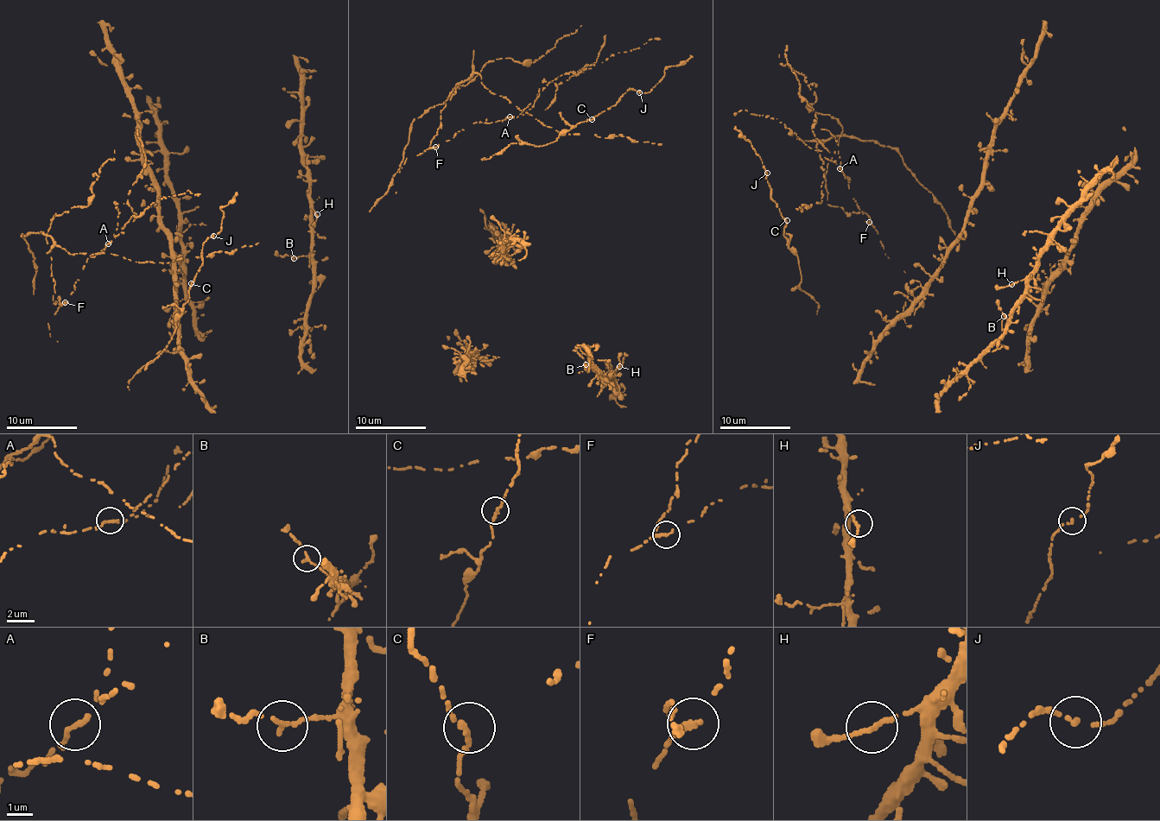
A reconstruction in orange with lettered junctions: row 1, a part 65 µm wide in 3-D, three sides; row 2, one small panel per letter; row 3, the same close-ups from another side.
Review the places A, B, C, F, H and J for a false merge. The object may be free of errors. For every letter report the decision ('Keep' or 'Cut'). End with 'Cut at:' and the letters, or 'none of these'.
A: Cut
B: Keep
C: Keep
F: Keep
H: Keep
J: Keep
Cut at: A

